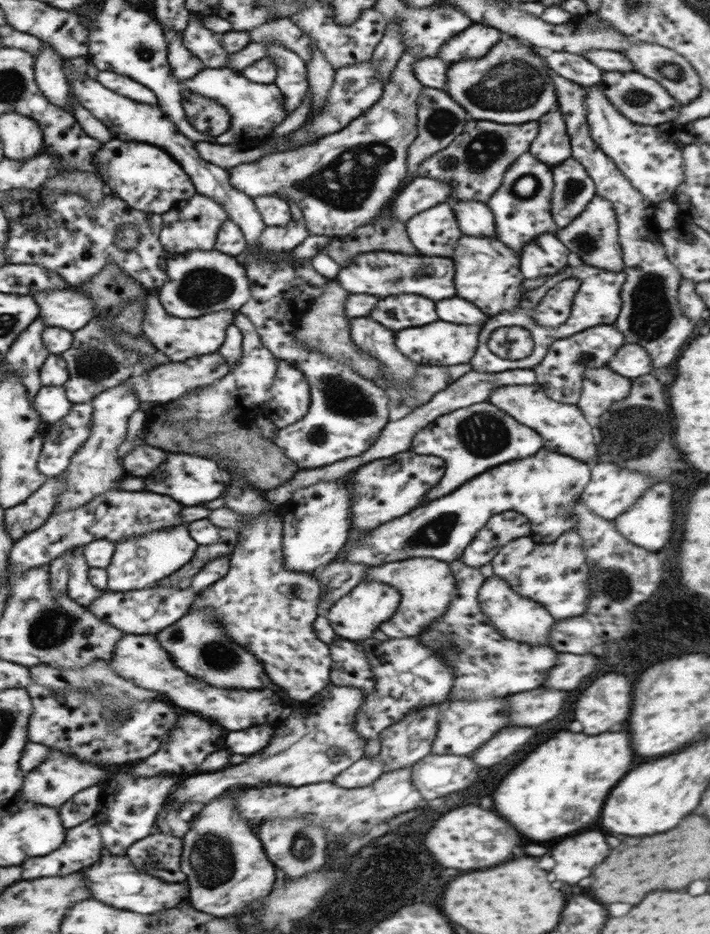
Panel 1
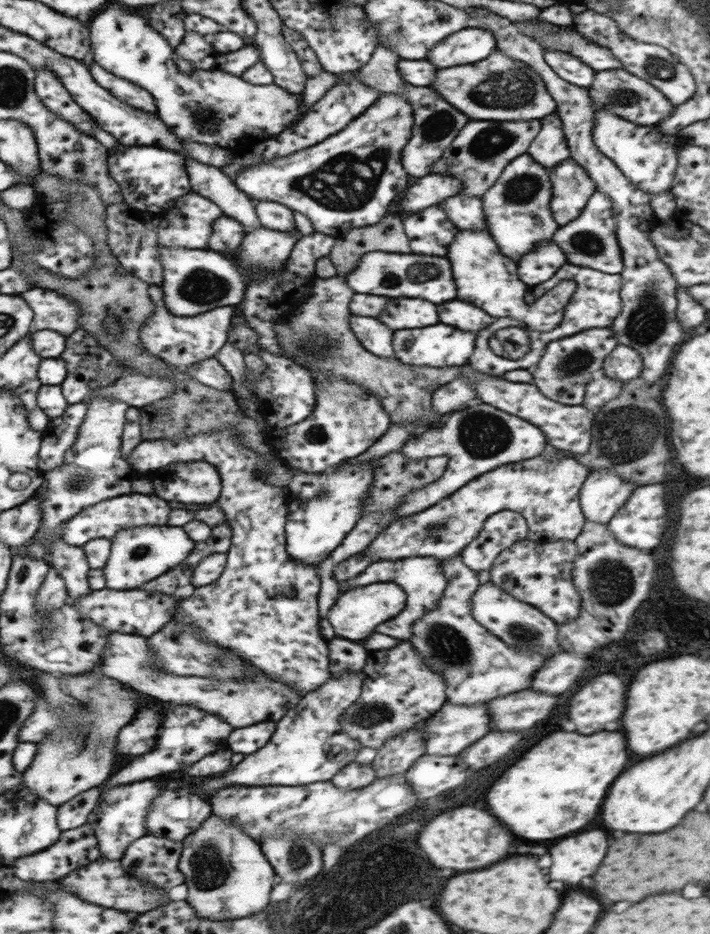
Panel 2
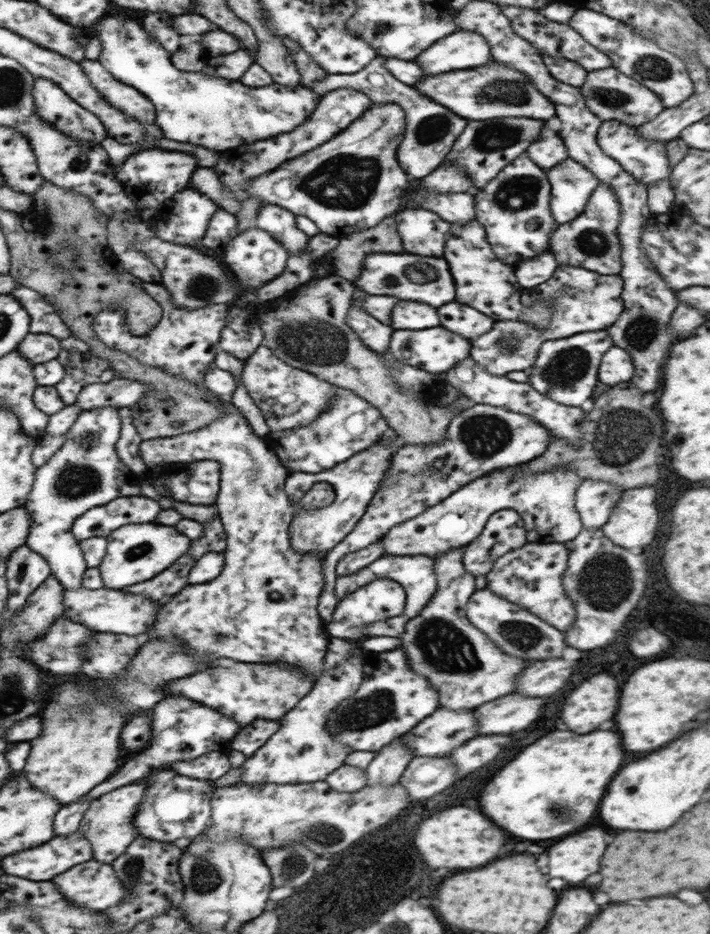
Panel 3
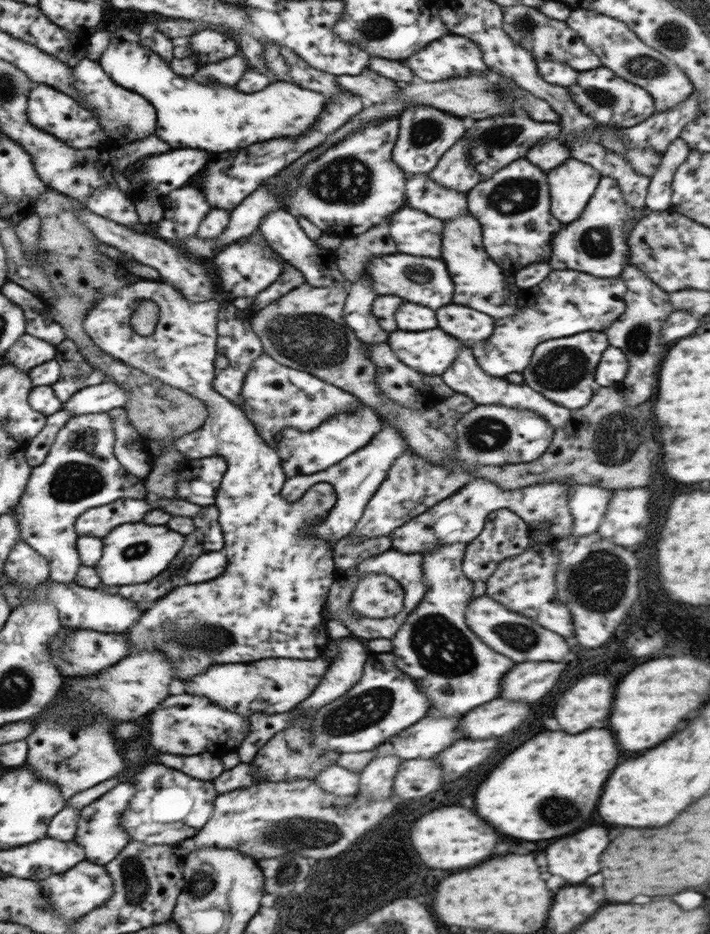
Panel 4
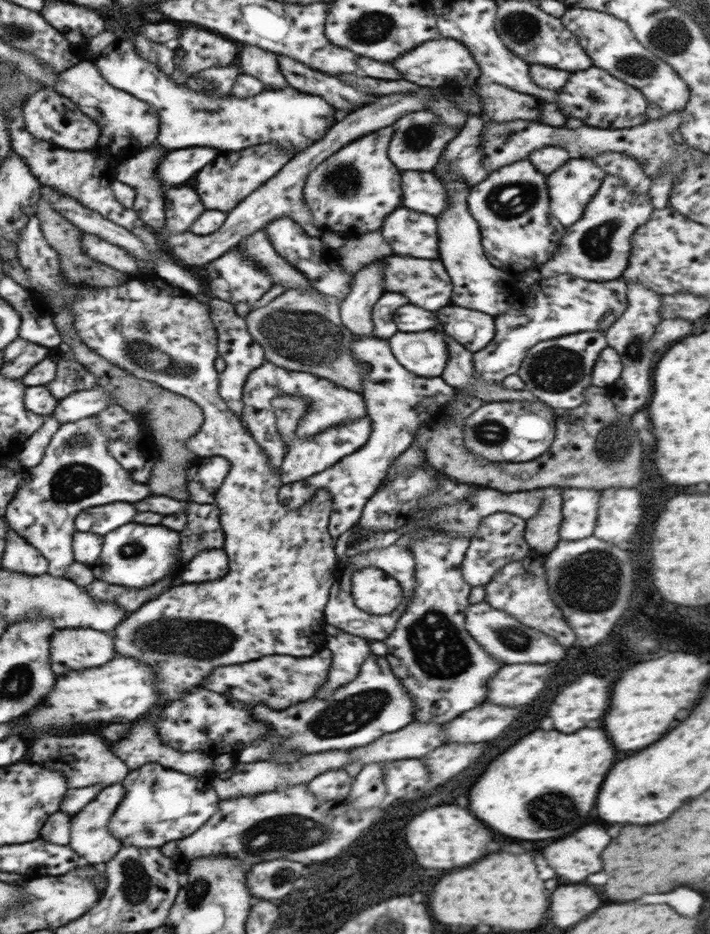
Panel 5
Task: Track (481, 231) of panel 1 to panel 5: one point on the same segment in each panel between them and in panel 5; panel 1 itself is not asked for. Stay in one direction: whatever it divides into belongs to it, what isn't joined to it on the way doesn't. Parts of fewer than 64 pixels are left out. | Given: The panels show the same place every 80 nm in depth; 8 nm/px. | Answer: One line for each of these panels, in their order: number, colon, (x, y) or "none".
2: (466, 212)
3: (459, 207)
4: (422, 193)
5: (423, 192)

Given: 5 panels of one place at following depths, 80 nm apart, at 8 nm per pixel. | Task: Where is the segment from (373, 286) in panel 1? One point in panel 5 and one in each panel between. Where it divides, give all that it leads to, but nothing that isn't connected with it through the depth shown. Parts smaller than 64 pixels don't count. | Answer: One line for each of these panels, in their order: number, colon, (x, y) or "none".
2: (404, 275)
3: (409, 277)
4: (425, 281)
5: (425, 283)

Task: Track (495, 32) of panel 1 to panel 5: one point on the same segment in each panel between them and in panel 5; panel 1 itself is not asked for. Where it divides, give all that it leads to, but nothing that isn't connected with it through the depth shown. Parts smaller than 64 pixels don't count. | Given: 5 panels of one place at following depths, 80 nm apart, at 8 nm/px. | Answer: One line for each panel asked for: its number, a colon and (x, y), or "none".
2: (469, 45)
3: (460, 50)
4: (452, 55)
5: (443, 62)

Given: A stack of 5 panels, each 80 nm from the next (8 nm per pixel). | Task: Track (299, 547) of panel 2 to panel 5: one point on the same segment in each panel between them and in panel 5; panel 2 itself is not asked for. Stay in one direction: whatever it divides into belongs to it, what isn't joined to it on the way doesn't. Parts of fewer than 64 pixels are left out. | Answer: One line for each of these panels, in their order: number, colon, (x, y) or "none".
3: (355, 481)
4: (355, 479)
5: (397, 401)

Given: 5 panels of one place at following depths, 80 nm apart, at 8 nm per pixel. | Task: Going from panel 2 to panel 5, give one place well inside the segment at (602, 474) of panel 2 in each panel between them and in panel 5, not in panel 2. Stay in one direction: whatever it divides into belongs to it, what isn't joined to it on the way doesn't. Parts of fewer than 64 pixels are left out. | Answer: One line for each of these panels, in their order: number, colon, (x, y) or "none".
3: (594, 500)
4: (587, 503)
5: (579, 507)

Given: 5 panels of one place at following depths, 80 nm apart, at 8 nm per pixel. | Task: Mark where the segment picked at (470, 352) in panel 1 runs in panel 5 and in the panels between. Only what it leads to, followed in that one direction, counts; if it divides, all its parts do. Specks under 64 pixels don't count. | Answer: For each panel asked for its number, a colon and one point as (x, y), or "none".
2: (440, 346)
3: (436, 350)
4: (431, 352)
5: (425, 354)

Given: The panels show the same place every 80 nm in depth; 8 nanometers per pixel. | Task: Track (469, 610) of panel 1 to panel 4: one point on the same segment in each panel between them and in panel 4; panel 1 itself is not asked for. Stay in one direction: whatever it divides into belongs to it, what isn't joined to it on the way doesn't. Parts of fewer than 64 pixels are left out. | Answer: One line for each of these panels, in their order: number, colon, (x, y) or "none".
2: (476, 667)
3: (467, 669)
4: (446, 660)

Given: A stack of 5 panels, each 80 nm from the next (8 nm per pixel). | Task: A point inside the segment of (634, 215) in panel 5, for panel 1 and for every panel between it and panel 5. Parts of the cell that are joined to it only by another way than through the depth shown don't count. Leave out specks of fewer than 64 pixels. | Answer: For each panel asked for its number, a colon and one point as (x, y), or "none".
1: (593, 237)
2: (590, 240)
3: (590, 241)
4: (594, 243)

